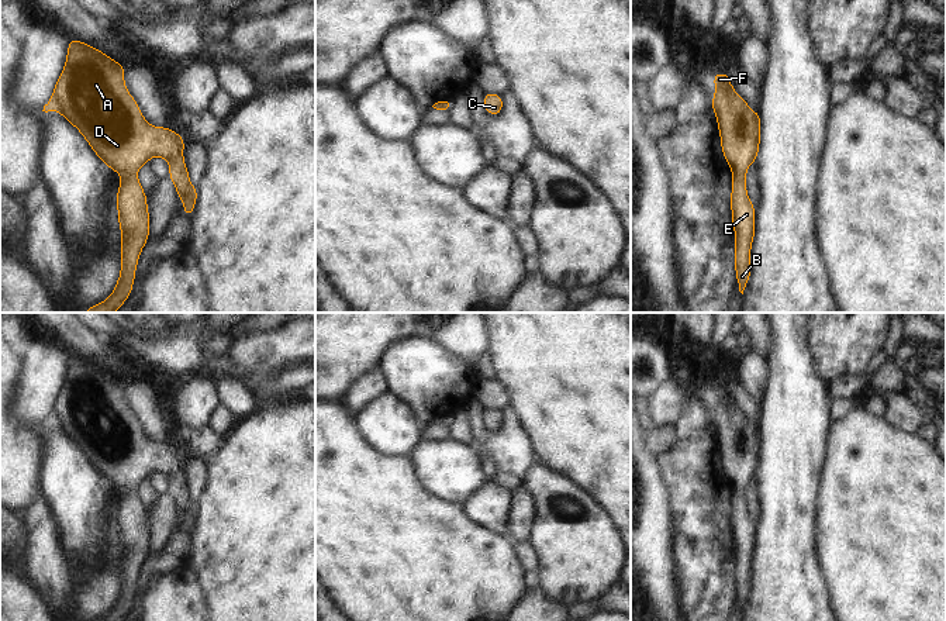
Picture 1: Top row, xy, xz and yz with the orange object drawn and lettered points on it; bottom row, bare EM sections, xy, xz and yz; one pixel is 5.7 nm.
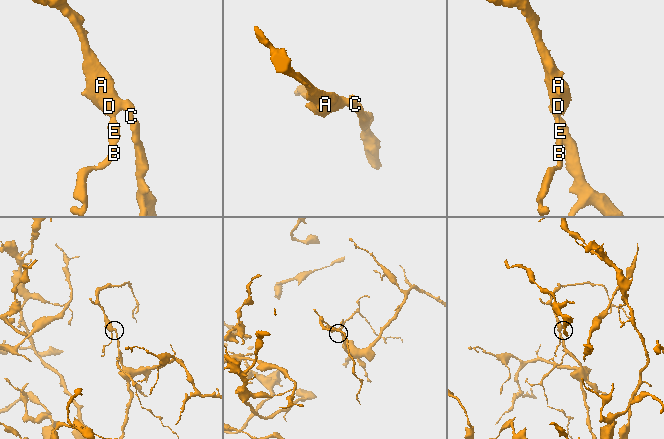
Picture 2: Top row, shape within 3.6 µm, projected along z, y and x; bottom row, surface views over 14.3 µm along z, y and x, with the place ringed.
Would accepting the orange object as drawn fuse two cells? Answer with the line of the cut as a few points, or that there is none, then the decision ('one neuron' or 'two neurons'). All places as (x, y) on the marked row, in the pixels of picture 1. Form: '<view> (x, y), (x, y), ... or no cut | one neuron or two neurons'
no cut | one neuron

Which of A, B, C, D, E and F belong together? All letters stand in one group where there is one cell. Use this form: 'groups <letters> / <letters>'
groups A B C D E F

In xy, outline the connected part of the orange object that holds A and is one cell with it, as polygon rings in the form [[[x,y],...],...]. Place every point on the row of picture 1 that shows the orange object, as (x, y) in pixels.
[[[70,37],[65,68],[51,100],[42,110],[45,113],[59,111],[82,132],[97,156],[122,176],[117,194],[118,222],[122,235],[120,279],[113,294],[106,301],[87,307],[86,313],[114,313],[132,291],[138,258],[149,235],[148,199],[138,182],[137,170],[151,158],[159,155],[170,165],[169,176],[175,183],[179,199],[184,203],[184,217],[191,215],[197,199],[197,189],[191,186],[183,161],[184,139],[168,127],[152,127],[142,117],[137,101],[124,84],[124,72],[124,66],[101,51]]]

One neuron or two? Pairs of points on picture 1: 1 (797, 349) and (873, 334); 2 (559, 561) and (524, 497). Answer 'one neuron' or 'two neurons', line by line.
1: two neurons
2: two neurons

